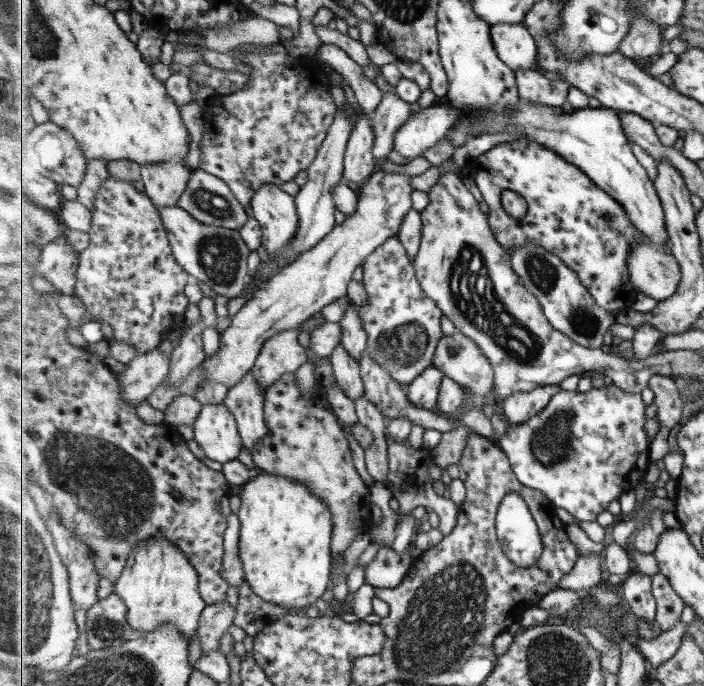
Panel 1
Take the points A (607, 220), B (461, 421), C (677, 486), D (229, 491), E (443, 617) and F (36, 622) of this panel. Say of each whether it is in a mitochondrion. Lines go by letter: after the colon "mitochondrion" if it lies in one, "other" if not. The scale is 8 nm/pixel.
A: mitochondrion
B: other
C: other
D: other
E: mitochondrion
F: mitochondrion

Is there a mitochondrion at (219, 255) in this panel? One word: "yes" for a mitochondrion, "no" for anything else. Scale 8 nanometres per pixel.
yes

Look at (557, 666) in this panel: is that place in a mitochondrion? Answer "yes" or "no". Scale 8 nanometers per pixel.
yes

